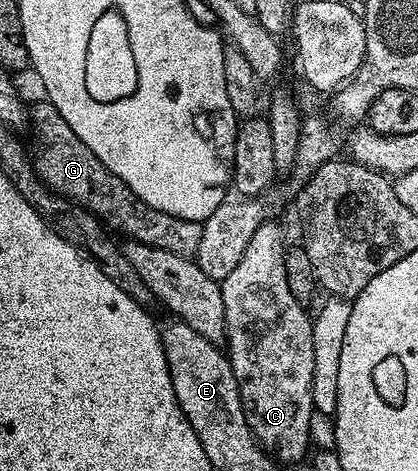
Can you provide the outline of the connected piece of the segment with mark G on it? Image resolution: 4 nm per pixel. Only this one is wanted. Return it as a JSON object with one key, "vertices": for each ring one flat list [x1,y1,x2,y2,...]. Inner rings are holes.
{"vertices":[[48,102,32,105,31,116,37,119,41,127,41,133,37,136,37,156,32,157,33,169,37,171,37,177,49,187,50,192,57,192,60,196,67,196,74,204,89,209,98,220,104,222,110,229,118,228,122,237,138,240,147,246,159,246,159,250,167,250,171,254,196,257,199,250,199,238,203,238,201,224,196,220,187,218,175,218,175,214,163,214,163,210,155,210,155,206,145,206,137,199,126,184,67,126,63,120,63,114,55,110,55,106]]}

